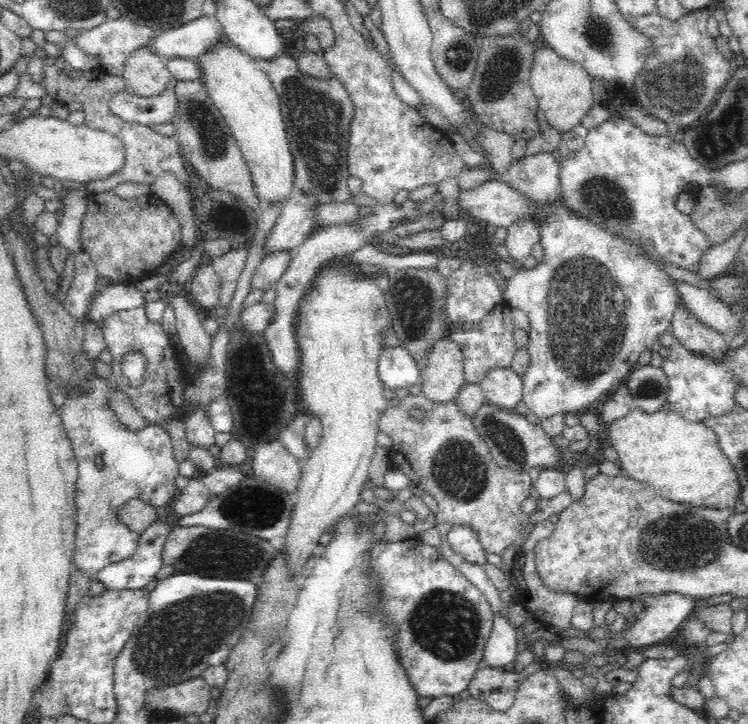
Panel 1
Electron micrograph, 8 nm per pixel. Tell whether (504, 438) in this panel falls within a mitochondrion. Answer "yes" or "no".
yes

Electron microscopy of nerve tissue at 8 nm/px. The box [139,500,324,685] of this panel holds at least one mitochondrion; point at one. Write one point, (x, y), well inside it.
(201, 553)

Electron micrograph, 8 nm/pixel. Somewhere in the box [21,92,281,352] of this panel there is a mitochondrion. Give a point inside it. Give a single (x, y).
(212, 142)

